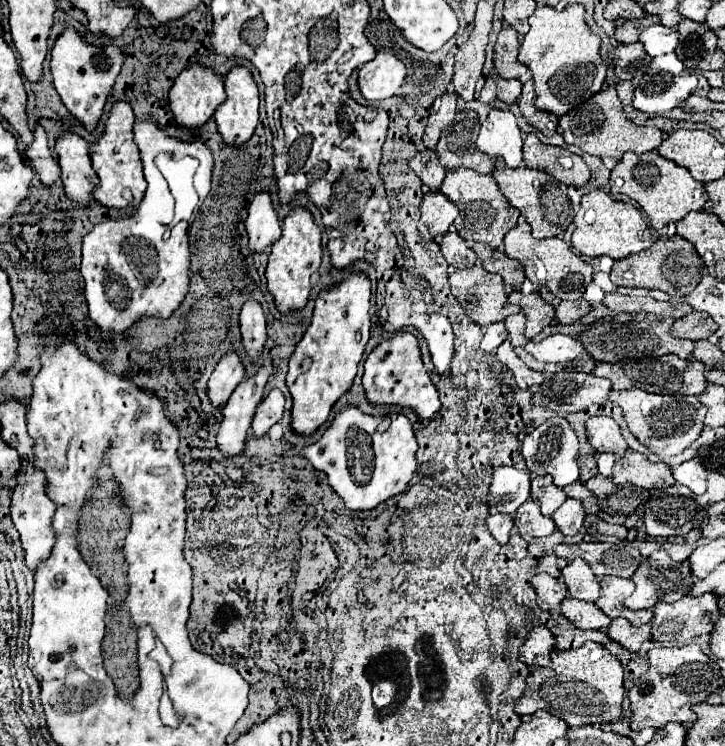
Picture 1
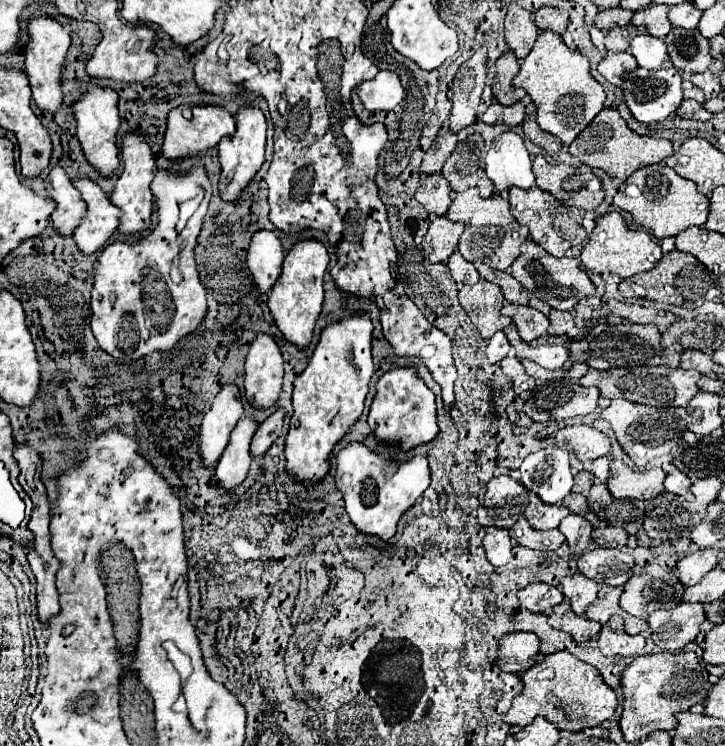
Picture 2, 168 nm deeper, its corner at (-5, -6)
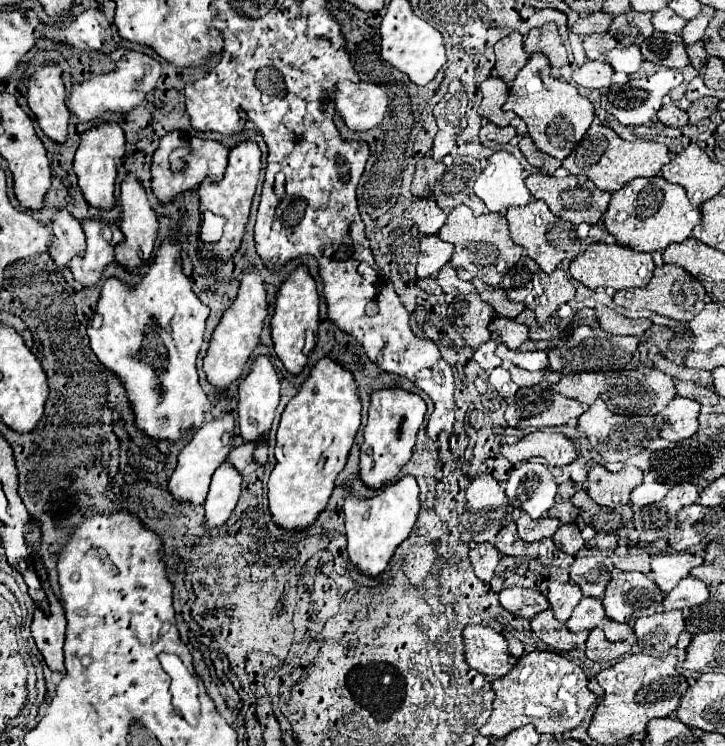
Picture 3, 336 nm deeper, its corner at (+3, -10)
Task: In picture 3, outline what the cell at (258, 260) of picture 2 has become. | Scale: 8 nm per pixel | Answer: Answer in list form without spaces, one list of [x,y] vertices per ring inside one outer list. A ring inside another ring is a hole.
[[[252,265],[244,269],[244,277],[240,283],[240,291],[236,301],[230,305],[230,309],[224,313],[222,321],[214,329],[210,349],[204,357],[204,369],[208,375],[208,381],[218,387],[226,389],[232,381],[236,381],[244,369],[244,363],[250,359],[254,347],[260,343],[260,331],[262,331],[262,321],[268,315],[266,309],[266,285],[258,269]]]

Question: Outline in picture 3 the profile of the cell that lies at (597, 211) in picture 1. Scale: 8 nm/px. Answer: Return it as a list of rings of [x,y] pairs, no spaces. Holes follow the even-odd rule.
[[[592,243],[582,255],[578,255],[570,265],[570,275],[580,281],[588,289],[596,287],[614,287],[618,289],[632,289],[648,285],[654,271],[654,261],[650,253],[638,253],[630,247],[620,247],[618,243]]]

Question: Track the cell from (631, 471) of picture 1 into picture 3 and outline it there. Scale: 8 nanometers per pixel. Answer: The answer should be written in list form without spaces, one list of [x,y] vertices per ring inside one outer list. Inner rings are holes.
[[[592,465],[588,473],[588,493],[598,505],[622,507],[630,503],[634,487],[642,483],[642,471],[638,467],[624,467],[618,473],[608,471],[604,465]]]

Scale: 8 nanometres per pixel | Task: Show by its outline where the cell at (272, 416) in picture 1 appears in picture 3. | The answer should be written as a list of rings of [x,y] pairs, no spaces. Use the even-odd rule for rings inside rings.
[[[260,439],[260,441],[246,441],[246,443],[238,445],[238,447],[234,447],[234,449],[230,451],[230,455],[228,455],[228,461],[242,473],[242,471],[254,461],[254,451],[256,451],[256,447],[258,447],[262,441],[264,441],[264,439]]]

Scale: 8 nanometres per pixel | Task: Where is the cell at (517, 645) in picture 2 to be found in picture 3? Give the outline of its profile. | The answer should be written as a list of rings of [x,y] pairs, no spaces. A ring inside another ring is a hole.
[[[468,625],[464,629],[466,661],[470,667],[490,679],[500,679],[512,671],[516,659],[508,651],[508,641],[494,629],[482,625]]]

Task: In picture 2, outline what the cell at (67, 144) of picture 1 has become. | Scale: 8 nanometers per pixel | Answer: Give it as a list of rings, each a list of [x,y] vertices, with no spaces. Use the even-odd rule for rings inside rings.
[[[76,179],[74,185],[78,187],[88,207],[88,215],[84,217],[84,223],[76,229],[74,241],[82,255],[92,255],[104,249],[112,233],[118,229],[120,209],[114,207],[106,193],[90,179]]]

